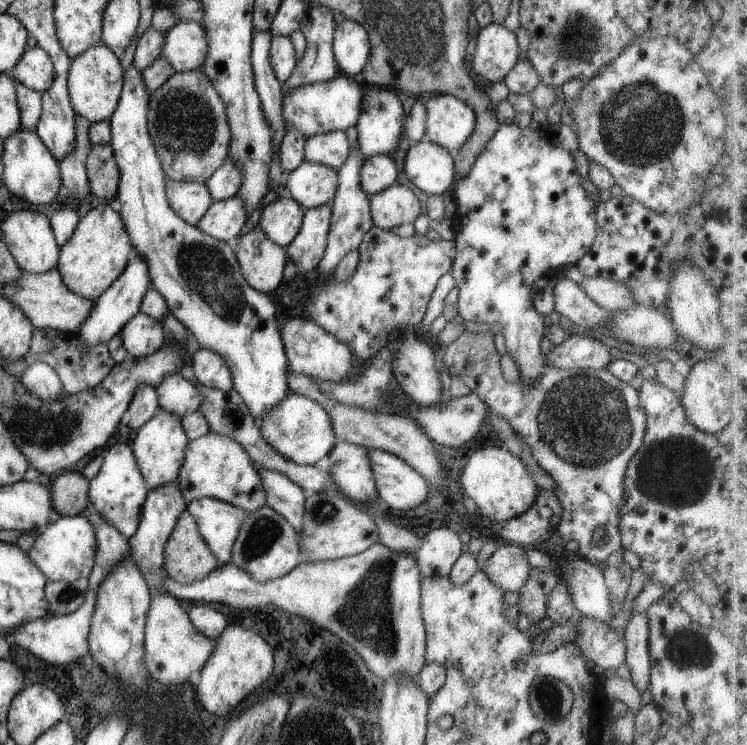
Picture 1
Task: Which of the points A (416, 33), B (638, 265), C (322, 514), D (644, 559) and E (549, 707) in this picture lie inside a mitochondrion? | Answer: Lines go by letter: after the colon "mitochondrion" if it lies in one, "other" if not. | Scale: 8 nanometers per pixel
A: mitochondrion
B: other
C: mitochondrion
D: other
E: mitochondrion

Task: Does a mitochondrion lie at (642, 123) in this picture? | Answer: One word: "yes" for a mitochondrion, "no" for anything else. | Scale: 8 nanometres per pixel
yes

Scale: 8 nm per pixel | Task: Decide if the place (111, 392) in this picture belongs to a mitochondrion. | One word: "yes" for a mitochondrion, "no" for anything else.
yes

